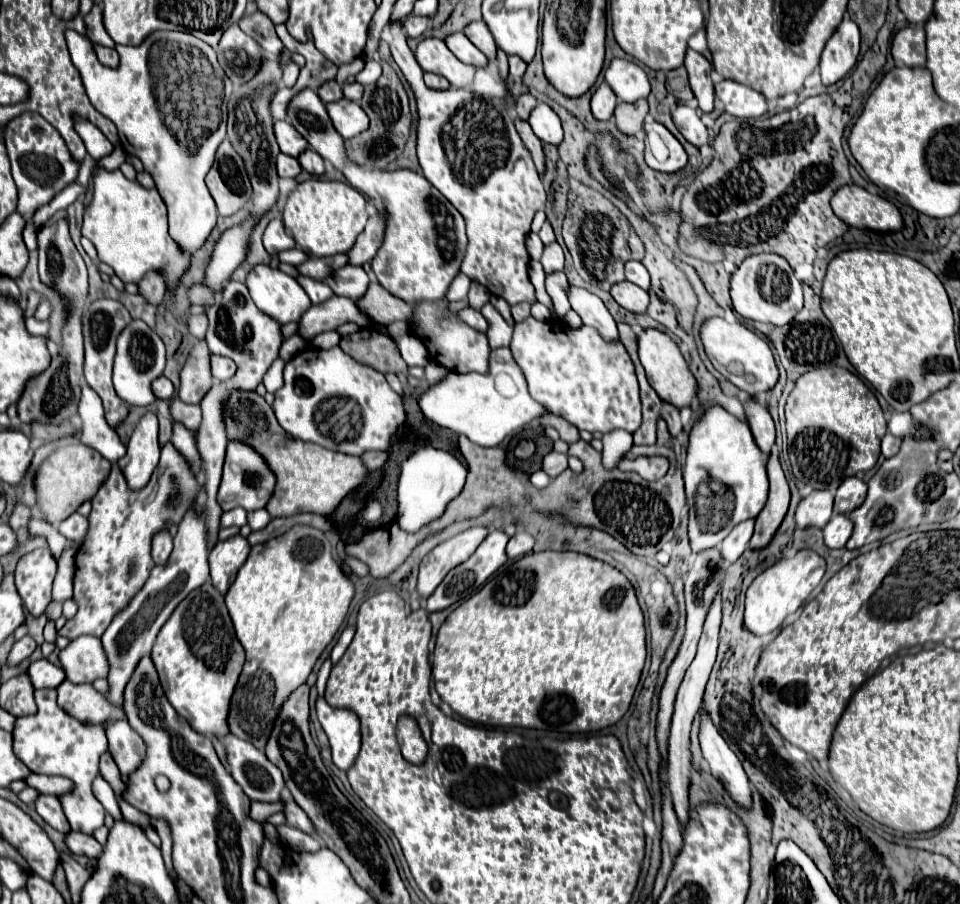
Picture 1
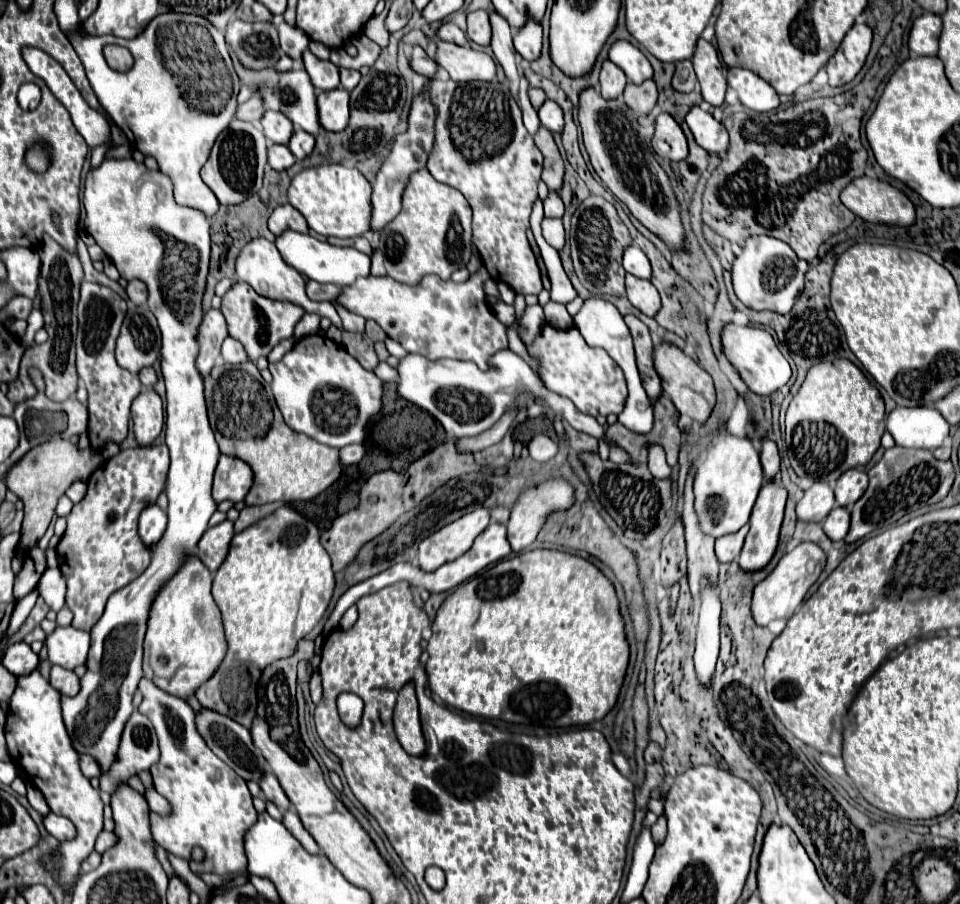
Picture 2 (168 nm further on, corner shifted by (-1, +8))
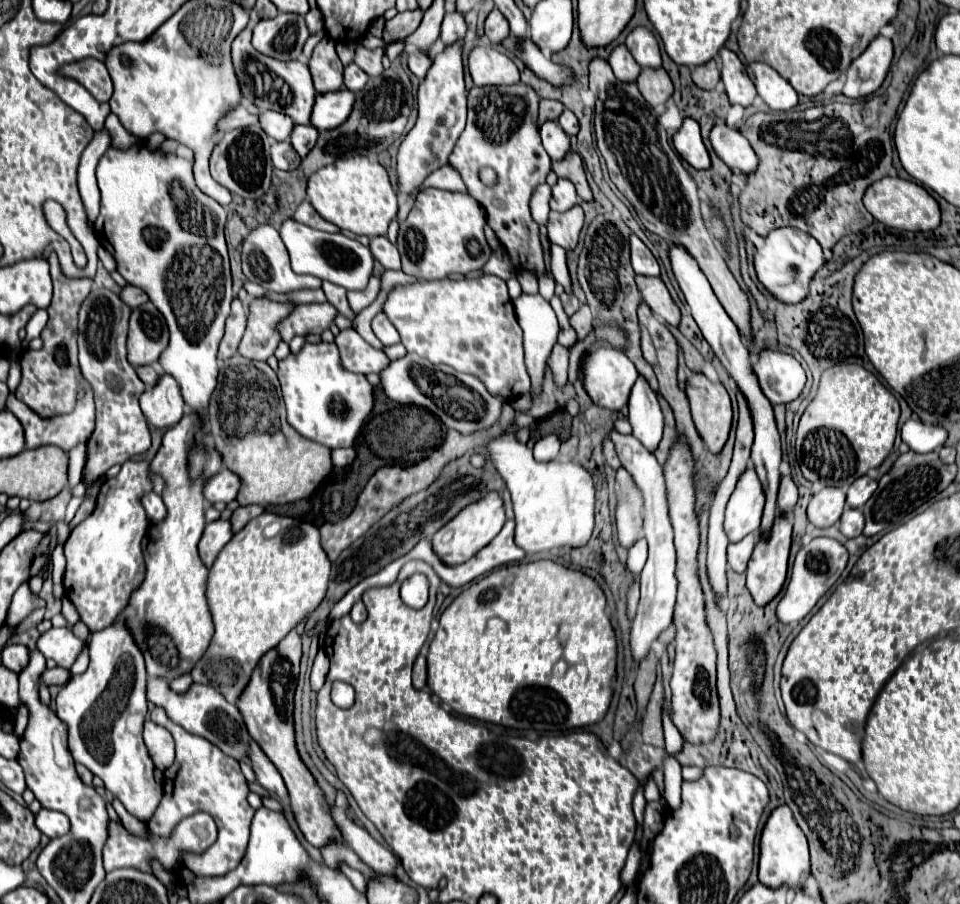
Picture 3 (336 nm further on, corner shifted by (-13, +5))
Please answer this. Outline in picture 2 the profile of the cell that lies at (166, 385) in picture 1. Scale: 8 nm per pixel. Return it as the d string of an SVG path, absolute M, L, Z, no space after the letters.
M147 367L147 369L141 369L139 373L139 381L145 385L145 387L153 387L157 381L159 381L159 375L153 367Z

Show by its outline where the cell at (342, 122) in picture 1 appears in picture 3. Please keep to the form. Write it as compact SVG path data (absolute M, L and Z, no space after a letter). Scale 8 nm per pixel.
M347 88L317 94L311 124L317 130L329 130L329 128L341 126L349 118L353 102L355 102L355 96Z

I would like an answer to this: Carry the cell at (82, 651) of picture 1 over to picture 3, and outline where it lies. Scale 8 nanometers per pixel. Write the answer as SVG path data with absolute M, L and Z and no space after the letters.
M51 628L39 636L37 650L41 650L45 658L55 660L57 666L71 668L85 644L87 642L79 640L69 628Z

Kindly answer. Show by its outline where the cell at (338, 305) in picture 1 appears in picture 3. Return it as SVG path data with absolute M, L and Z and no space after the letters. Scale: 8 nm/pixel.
M485 274L479 278L395 286L383 312L399 330L407 352L477 376L493 396L501 396L507 402L529 392L531 380L525 368L523 332L517 324L507 284L499 276Z

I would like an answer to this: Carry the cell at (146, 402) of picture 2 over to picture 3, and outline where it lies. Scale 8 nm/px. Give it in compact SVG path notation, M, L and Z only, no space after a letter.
M161 374L157 384L141 394L139 402L145 418L157 428L169 428L177 424L185 414L181 390L169 374Z

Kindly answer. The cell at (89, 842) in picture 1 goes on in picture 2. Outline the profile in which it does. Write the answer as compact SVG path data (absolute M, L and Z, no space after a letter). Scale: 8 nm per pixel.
M49 813L43 823L45 823L45 829L47 829L53 837L57 837L59 841L73 841L73 839L77 837L77 829L73 829L73 823L71 823L67 817Z

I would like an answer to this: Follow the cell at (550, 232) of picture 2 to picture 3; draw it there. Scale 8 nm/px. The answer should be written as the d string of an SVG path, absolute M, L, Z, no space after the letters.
M575 204L569 212L551 212L547 230L549 230L549 242L557 244L565 250L573 250L579 242L579 232L583 228L583 208L581 204Z

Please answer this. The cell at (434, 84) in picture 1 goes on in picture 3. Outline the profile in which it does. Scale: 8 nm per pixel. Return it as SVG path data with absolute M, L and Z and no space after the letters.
M411 48L409 50L409 56L407 56L407 64L409 64L409 70L417 78L425 78L425 72L431 68L431 58L427 54L423 54L421 50Z

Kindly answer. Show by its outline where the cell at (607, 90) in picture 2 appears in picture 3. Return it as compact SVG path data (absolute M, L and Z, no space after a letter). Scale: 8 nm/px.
M619 44L611 56L609 56L609 64L615 72L615 76L619 80L625 80L625 82L631 82L631 80L637 80L639 72L641 72L641 66L633 60L631 52L625 48L625 44Z

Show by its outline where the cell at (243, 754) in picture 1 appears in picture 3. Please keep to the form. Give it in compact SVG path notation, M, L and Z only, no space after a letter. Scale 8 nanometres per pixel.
M159 676L159 678L147 678L147 700L151 704L155 704L155 706L165 708L167 716L175 724L183 726L187 732L197 734L197 736L213 742L227 756L233 756L235 760L245 760L247 762L247 750L249 750L247 738L249 738L249 732L245 728L243 716L237 710L237 706L229 704L215 688L209 688L209 686L193 682L187 692L177 694L177 692L171 690L169 680L165 680L163 676Z

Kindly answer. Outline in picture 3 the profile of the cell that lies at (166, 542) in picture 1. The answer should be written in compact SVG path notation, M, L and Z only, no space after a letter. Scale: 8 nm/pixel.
M149 492L149 494L141 496L141 506L145 508L145 514L151 522L159 522L165 518L165 504L163 504L159 494Z

